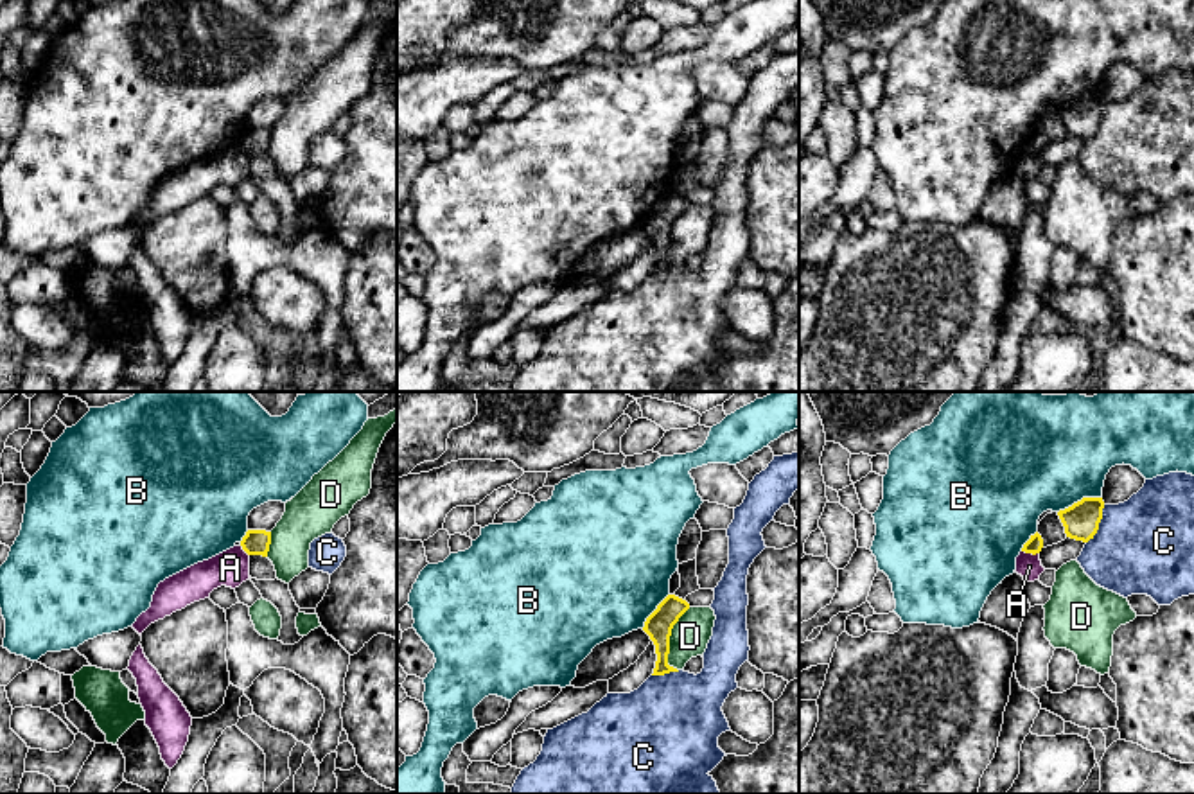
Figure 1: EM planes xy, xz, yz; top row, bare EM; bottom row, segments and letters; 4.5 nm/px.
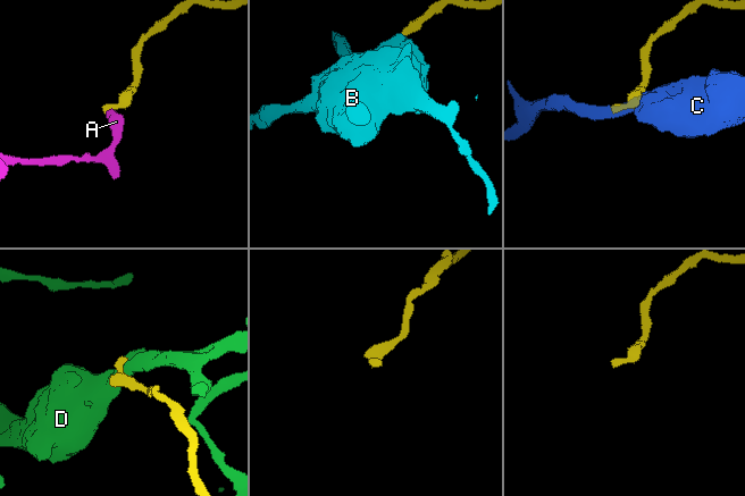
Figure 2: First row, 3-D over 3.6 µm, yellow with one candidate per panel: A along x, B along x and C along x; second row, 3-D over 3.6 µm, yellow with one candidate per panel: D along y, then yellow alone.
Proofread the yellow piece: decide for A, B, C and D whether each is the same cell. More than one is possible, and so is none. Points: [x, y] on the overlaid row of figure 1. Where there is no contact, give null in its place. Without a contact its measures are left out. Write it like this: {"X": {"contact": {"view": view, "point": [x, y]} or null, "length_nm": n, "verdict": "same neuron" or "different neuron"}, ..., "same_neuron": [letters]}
{"A": {"contact": {"view": "yz", "point": [1031, 552]}, "length_nm": 80, "verdict": "different neuron"}, "B": {"contact": {"view": "yz", "point": [1081, 500]}, "length_nm": 220, "verdict": "different neuron"}, "C": {"contact": {"view": "yz", "point": [1097, 525]}, "length_nm": 190, "verdict": "different neuron"}, "D": {"contact": {"view": "xz", "point": [668, 640]}, "length_nm": 300, "verdict": "different neuron"}, "same_neuron": []}

